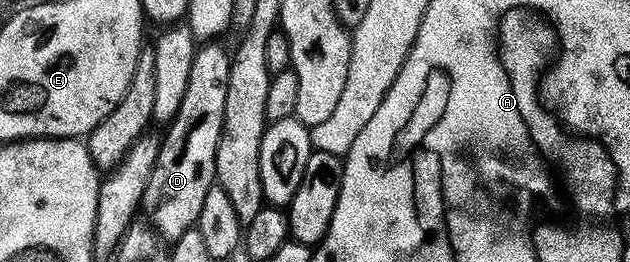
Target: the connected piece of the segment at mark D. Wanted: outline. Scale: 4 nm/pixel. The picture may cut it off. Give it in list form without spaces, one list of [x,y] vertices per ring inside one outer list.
[[[205,42],[198,47],[183,102],[173,115],[157,165],[147,182],[144,207],[153,211],[152,227],[169,242],[177,241],[200,221],[203,202],[207,202],[207,194],[215,187],[217,151],[225,125],[225,110],[229,107],[229,79],[233,65],[230,49],[217,43],[221,42]]]

